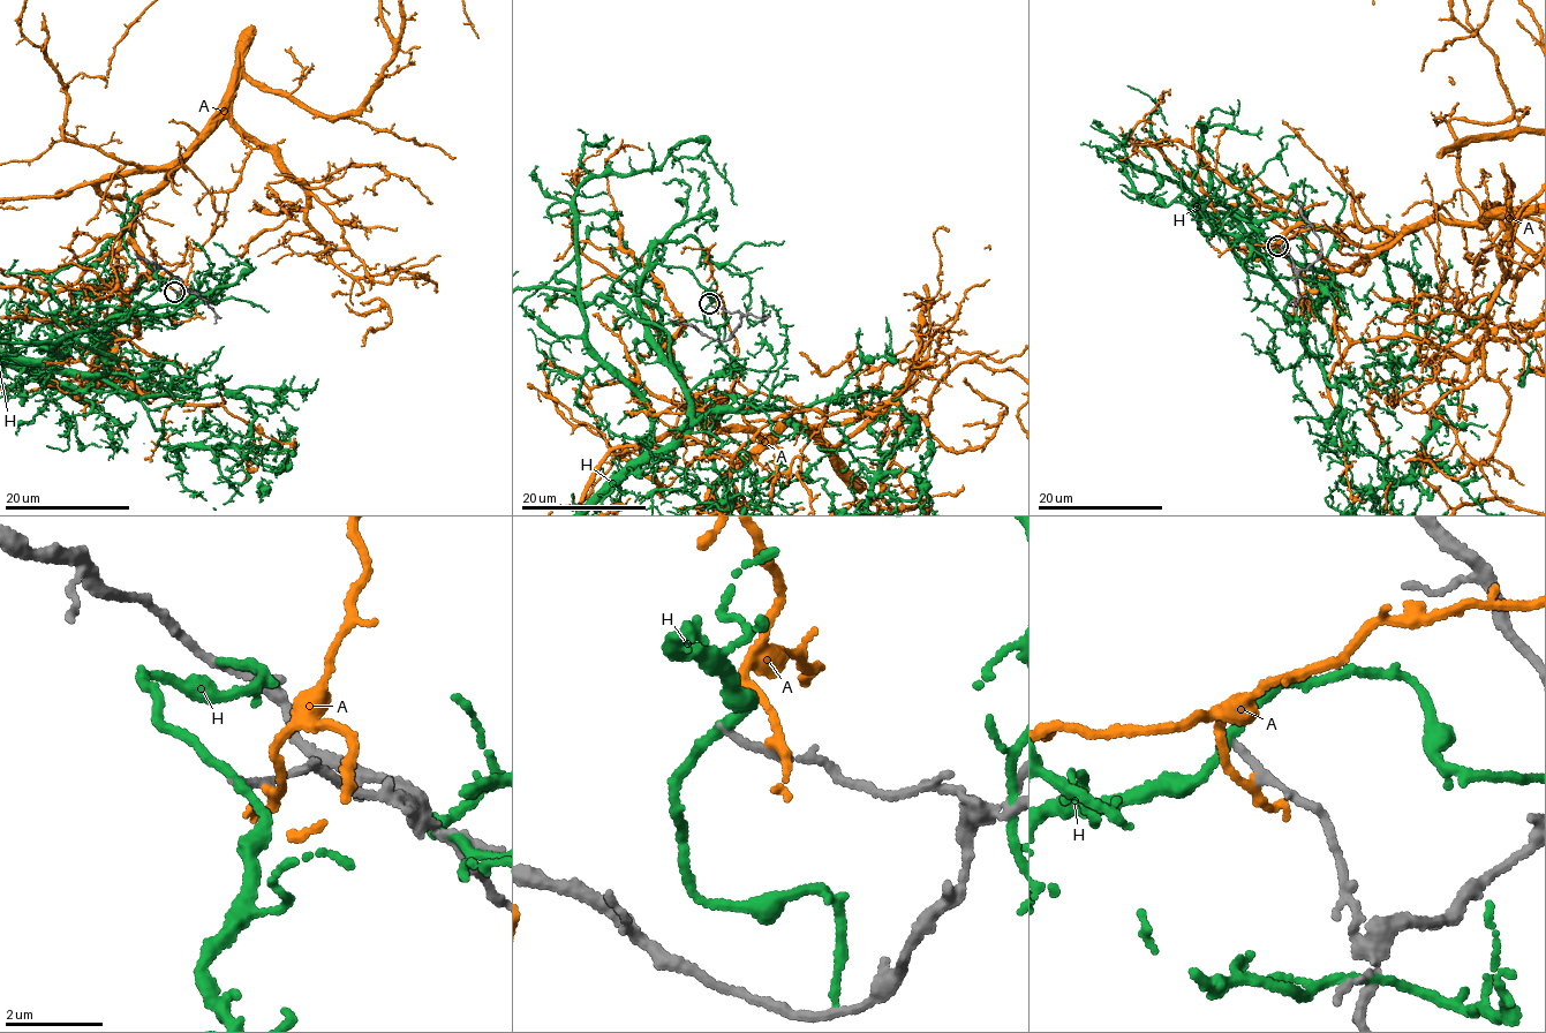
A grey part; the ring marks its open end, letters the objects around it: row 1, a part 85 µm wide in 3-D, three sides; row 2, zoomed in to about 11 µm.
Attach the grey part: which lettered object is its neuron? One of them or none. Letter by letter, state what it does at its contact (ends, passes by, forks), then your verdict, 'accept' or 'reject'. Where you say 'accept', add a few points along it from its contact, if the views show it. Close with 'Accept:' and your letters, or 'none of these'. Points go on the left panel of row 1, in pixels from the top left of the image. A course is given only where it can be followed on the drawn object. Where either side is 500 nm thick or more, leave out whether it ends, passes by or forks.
A: it passes by; reject
H: it passes by; reject
Accept: none of these

